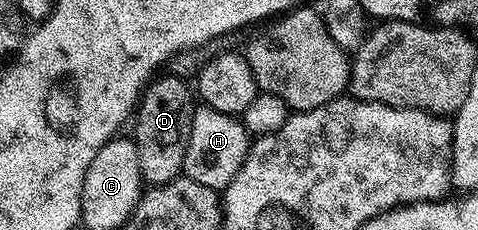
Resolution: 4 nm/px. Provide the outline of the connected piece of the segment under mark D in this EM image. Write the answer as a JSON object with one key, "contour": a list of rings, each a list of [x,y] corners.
{"contour":[[[154,76],[144,87],[135,110],[133,133],[131,132],[131,140],[139,155],[141,180],[149,187],[182,176],[195,108],[195,93],[190,82],[188,85],[181,77],[159,76]]]}

